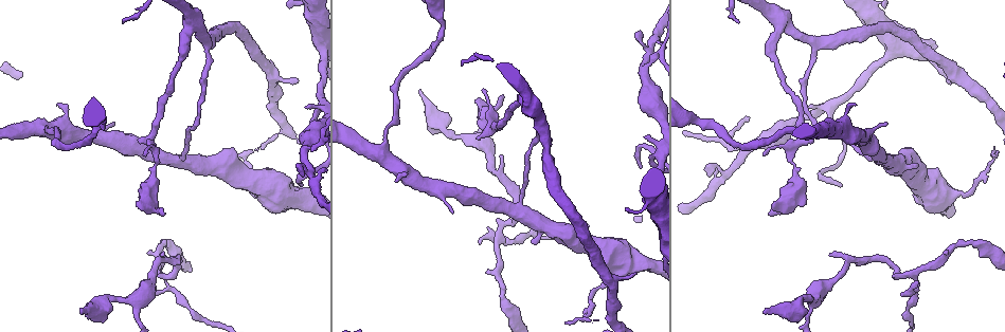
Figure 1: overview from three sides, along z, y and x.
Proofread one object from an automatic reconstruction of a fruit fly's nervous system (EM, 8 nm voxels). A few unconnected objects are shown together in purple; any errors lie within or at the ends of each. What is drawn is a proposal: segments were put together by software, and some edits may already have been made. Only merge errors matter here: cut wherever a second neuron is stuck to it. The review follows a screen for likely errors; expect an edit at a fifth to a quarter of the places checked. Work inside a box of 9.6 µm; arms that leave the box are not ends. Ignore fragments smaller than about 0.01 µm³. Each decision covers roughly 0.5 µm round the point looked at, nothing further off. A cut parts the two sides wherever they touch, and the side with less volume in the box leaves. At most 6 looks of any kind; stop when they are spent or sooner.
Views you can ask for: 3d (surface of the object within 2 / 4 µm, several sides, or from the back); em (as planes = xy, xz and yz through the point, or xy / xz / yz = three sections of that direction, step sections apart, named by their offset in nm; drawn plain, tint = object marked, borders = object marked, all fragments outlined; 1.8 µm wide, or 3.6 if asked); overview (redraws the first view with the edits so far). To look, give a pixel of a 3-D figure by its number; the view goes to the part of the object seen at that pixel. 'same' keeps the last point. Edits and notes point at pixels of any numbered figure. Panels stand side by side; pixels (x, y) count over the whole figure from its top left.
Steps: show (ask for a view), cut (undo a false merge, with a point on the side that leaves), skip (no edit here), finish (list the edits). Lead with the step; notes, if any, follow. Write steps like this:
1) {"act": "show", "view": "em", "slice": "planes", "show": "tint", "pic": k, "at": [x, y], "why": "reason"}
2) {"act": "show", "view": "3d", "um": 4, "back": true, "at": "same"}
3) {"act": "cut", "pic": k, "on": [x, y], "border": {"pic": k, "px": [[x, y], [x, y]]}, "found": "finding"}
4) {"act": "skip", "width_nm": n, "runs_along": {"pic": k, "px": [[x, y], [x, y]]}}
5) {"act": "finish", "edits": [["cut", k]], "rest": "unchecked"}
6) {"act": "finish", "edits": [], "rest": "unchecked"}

{"act": "show", "view": "3d", "um": 2, "pic": 1, "at": [967, 194], "why": "abrupt turn"}

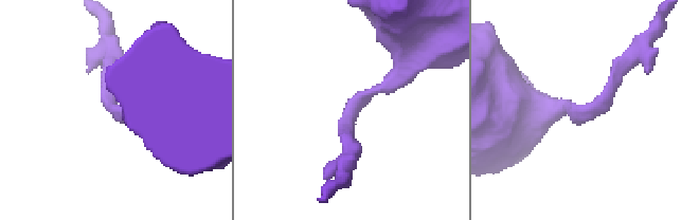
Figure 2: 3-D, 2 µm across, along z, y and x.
{"act": "show", "view": "em", "um": 3.6, "slice": "xz", "step": 16, "show": "tint", "pic": 2, "at": [118, 116], "arm_widths_nm": [160, 500]}

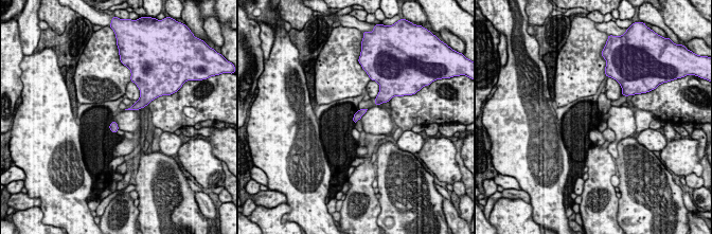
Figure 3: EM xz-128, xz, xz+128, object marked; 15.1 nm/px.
{"act": "skip", "found": "one neuron here"}

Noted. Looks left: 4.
{"act": "show", "view": "em", "slice": "yz", "step": 16, "show": "plain", "pic": 1, "at": [137, 301], "why": "arms part here"}

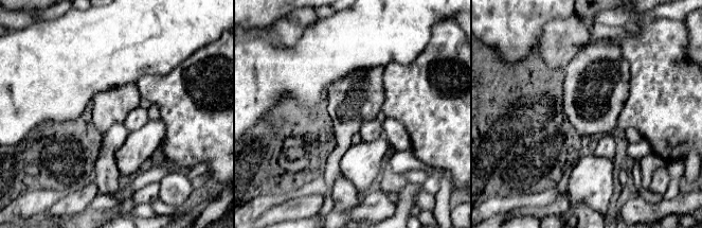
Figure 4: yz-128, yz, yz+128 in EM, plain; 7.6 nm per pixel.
{"act": "show", "view": "em", "slice": "yz", "step": 16, "show": "tint", "at": "same"}

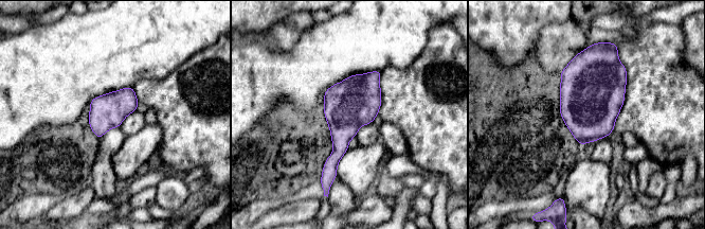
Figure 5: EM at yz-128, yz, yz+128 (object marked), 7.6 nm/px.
{"act": "skip", "found": "continuous, no second neuron"}

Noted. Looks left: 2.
{"act": "show", "view": "3d", "um": 2, "pic": 1, "at": [305, 148], "why": "three arms meet"}

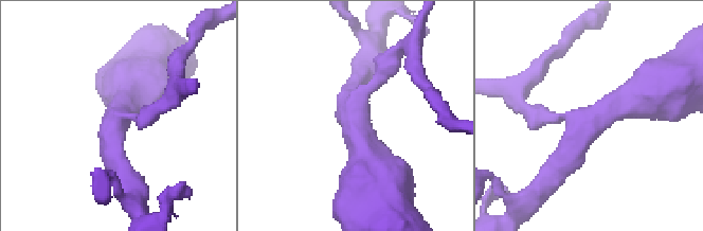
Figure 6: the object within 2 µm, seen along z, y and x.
{"act": "show", "view": "em", "slice": "planes", "show": "tint", "pic": 6, "at": [589, 121], "arms": 3, "why": "now the EM"}

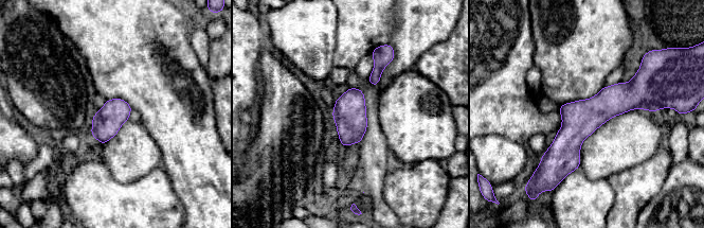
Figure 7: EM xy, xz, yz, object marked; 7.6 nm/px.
{"act": "skip", "runs_along": {"pic": 7, "px": [[650, 103], [609, 102], [543, 159]]}, "found": "one neuron here"}

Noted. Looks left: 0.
{"act": "finish", "edits": [], "rest": "unchecked"}

